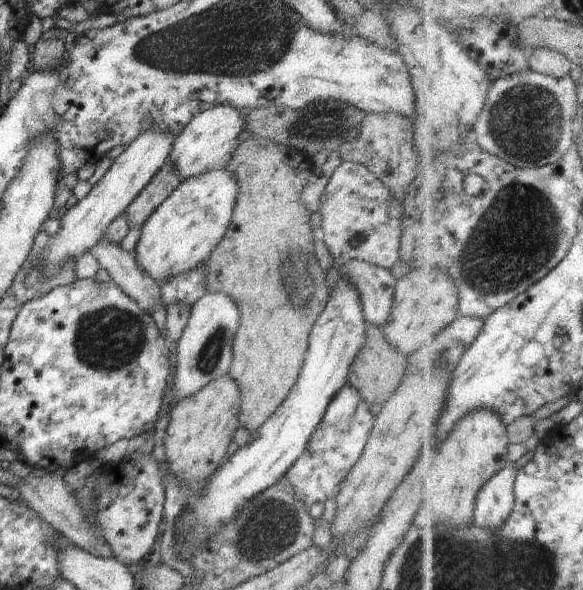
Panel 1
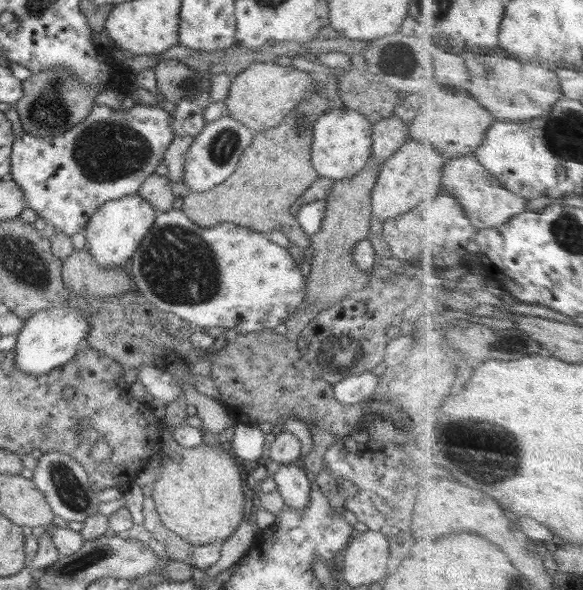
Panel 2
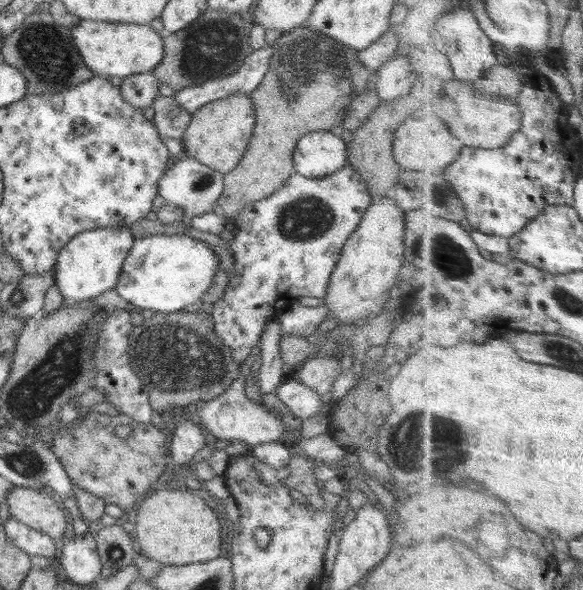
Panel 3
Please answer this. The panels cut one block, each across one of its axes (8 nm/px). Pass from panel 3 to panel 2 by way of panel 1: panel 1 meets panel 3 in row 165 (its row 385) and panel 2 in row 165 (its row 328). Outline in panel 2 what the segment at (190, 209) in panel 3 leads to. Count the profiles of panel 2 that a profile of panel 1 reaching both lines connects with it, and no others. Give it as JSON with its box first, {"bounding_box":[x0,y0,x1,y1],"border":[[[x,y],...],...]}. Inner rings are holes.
{"bounding_box":[183,115,256,192],"border":[[[225,115],[216,121],[206,123],[200,134],[195,136],[185,156],[184,171],[186,174],[184,174],[183,182],[189,192],[204,192],[226,181],[236,170],[243,150],[250,146],[256,134],[256,131],[250,130],[231,115]]]}

